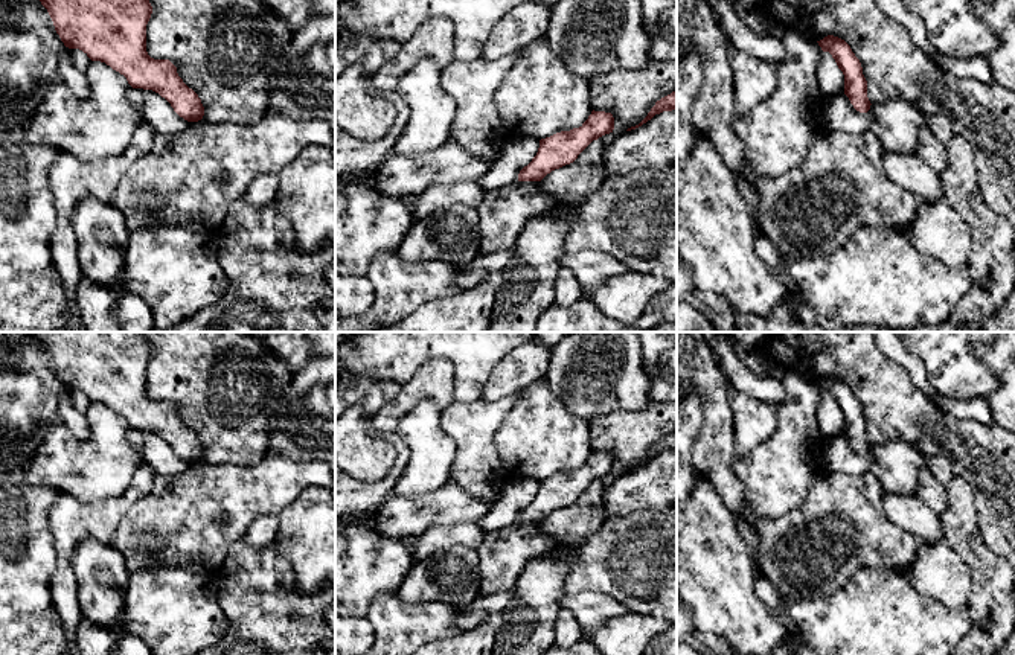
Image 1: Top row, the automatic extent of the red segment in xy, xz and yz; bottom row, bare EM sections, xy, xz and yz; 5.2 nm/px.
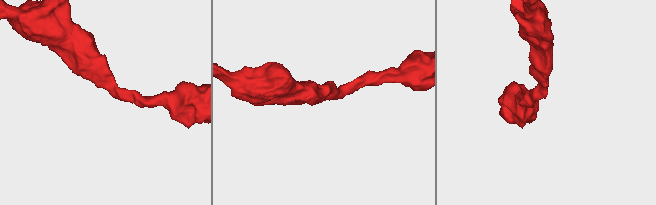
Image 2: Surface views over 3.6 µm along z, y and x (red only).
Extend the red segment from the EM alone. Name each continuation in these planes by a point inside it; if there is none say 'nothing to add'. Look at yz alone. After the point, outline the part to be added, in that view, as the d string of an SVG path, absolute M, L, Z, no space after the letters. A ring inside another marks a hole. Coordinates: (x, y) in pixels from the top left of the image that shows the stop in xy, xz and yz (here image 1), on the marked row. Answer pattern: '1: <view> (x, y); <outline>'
nothing to add

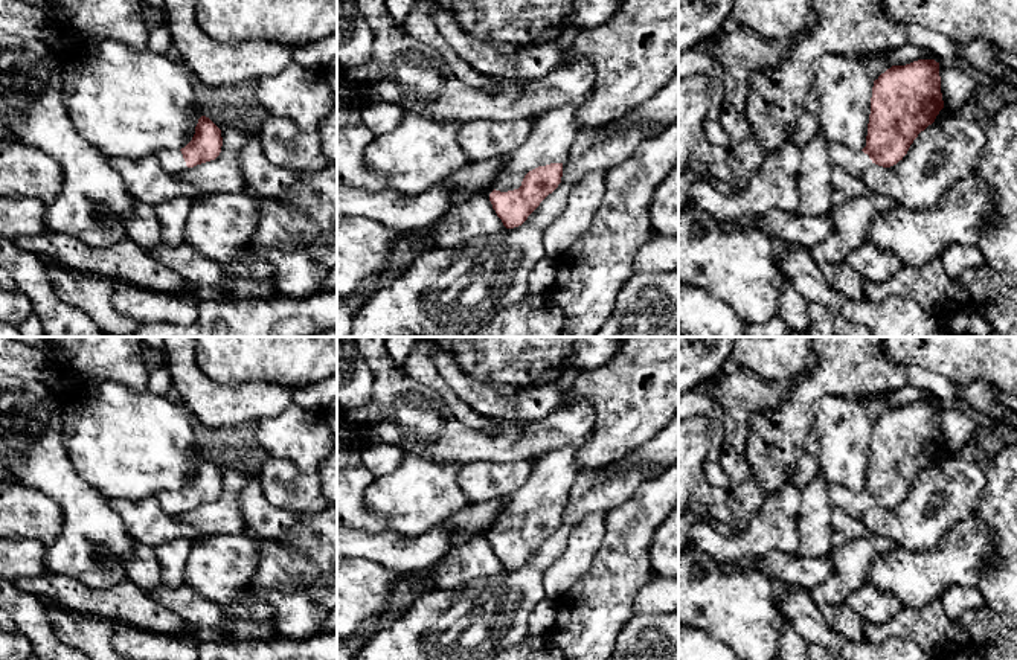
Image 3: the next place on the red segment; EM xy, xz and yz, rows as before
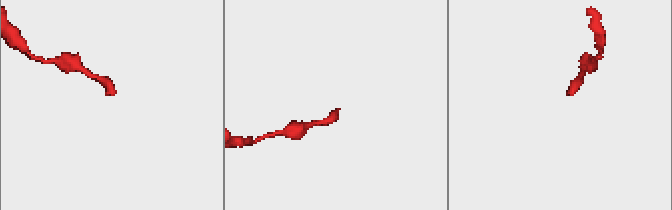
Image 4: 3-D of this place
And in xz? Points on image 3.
1: xz (554, 131); M587 95L534 119L532 133L509 155L508 166L497 181L496 191L508 192L518 189L529 171L567 160L570 146L579 130L575 122L576 113L585 98Z

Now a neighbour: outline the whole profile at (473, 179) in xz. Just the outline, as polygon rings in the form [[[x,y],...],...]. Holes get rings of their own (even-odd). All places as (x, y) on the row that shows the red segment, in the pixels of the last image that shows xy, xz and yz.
[[[494,155],[480,162],[468,160],[453,171],[444,180],[451,198],[450,209],[462,206],[477,195],[489,195],[506,169],[508,160],[506,155]]]

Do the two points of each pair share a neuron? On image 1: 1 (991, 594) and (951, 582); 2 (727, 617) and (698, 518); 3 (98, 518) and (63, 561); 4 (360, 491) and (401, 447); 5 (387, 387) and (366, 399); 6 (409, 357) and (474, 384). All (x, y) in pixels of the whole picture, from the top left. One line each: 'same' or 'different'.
1: different
2: same
3: same
4: same
5: same
6: same

